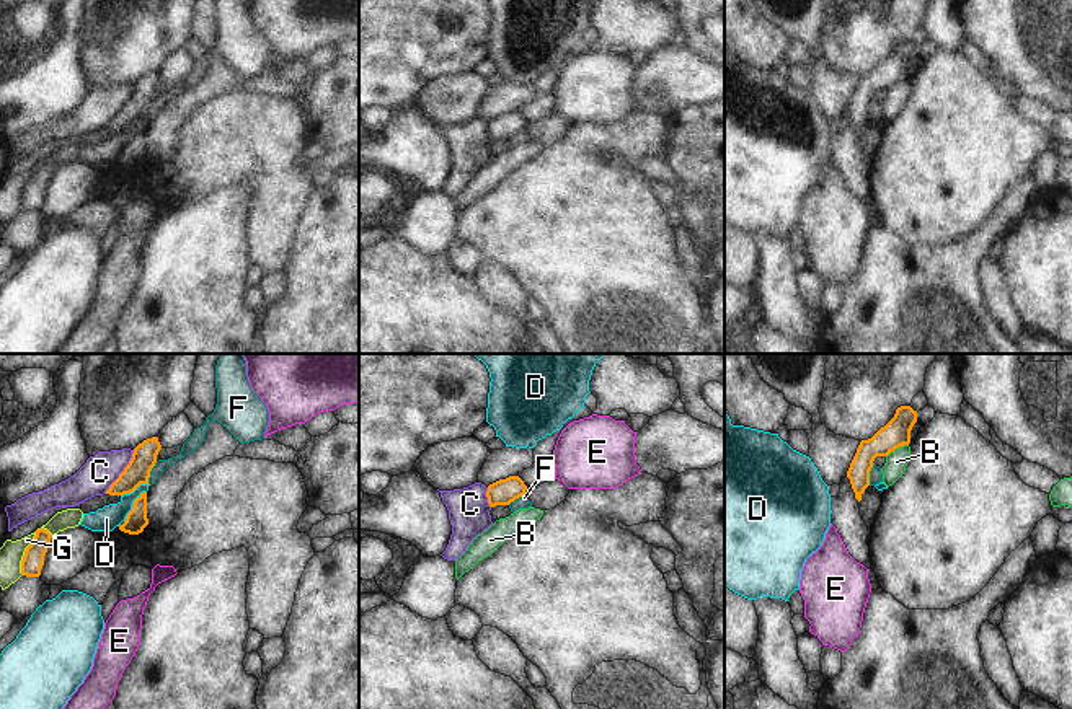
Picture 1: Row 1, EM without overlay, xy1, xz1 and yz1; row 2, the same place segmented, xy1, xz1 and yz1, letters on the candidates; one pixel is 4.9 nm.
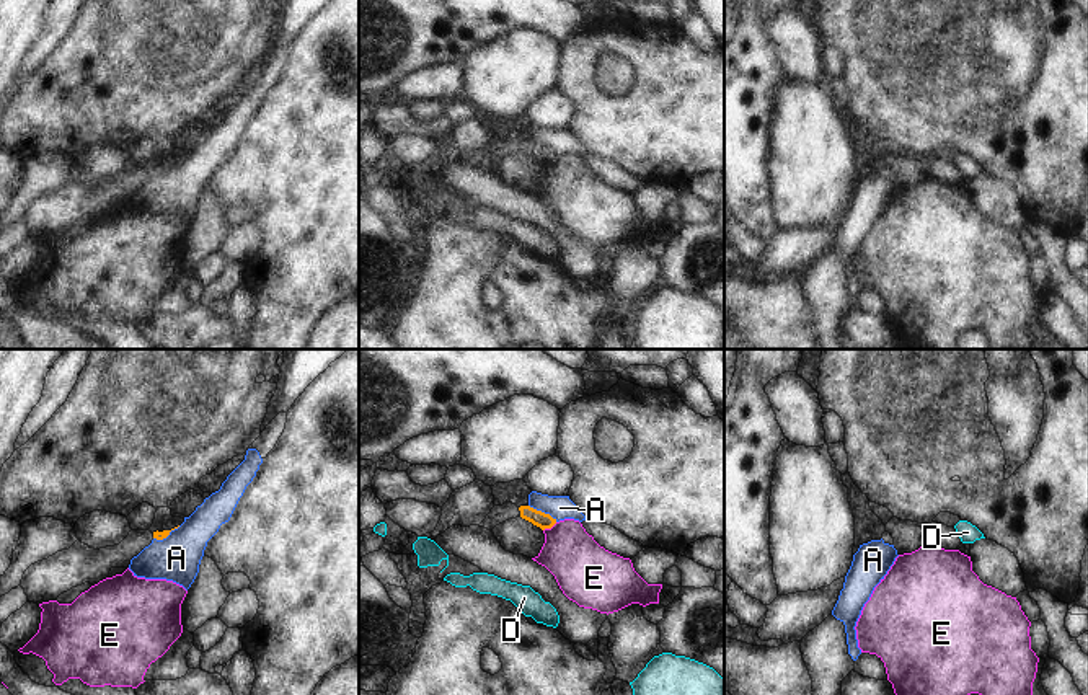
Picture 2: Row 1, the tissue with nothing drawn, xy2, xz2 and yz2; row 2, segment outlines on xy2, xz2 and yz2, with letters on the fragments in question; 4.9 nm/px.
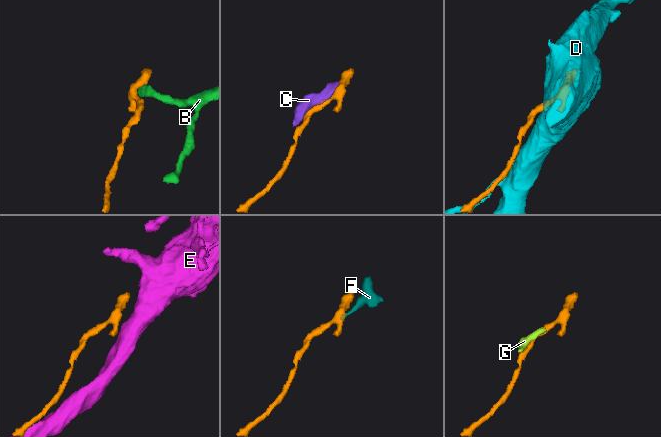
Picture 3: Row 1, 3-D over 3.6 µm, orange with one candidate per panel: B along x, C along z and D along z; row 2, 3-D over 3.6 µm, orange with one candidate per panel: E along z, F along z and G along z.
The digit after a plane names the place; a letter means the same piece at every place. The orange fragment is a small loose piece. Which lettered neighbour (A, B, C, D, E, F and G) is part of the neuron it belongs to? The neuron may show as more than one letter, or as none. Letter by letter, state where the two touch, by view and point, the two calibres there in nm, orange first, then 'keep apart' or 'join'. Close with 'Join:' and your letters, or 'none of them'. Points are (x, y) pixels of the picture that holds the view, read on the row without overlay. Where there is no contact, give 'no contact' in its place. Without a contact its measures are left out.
A: meets orange in xz2 at (544, 147); 80 nm thick on the orange side, 120 nm on the other; keep apart
B: meets orange in yz1 at (896, 82); 140 nm thick on the orange side, 110 nm on the other; keep apart
C: meets orange in xy1 at (123, 106); 120 nm thick on the orange side, 170 nm on the other; keep apart
D: meets orange in xy1 at (132, 140); 110 nm thick on the orange side, 120 nm on the other; keep apart
E: meets orange in xz2 at (550, 162); 80 nm thick on the orange side, 280 nm on the other; keep apart
F: meets orange in xy1 at (149, 108); 120 nm thick on the orange side, 70 nm on the other; keep apart
G: meets orange in xy1 at (26, 184); 110 nm thick on the orange side, 120 nm on the other; keep apart
Join: none of them

